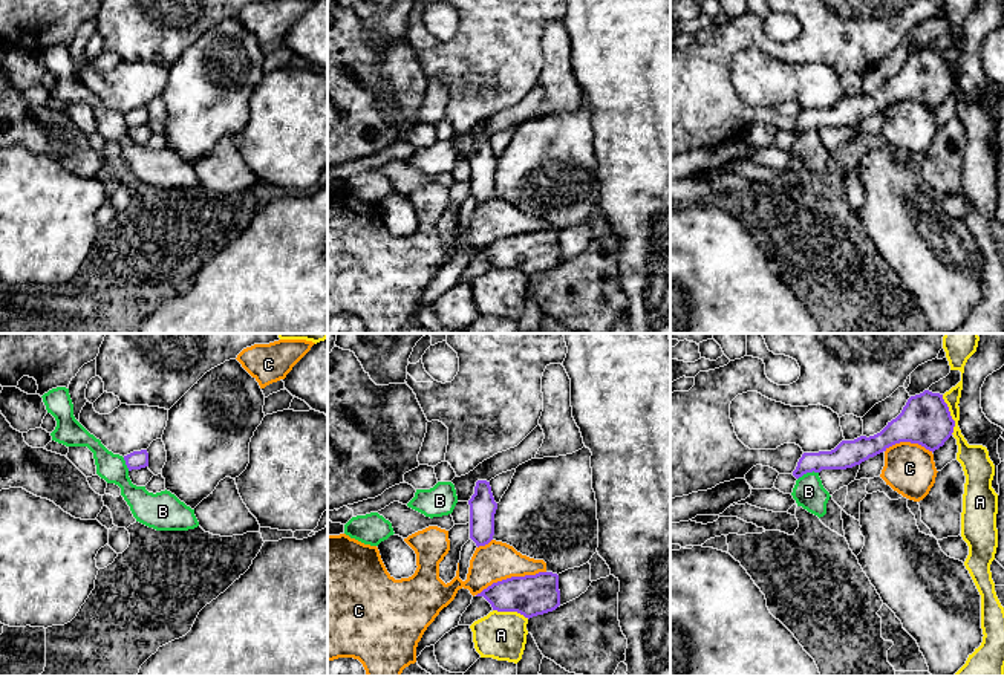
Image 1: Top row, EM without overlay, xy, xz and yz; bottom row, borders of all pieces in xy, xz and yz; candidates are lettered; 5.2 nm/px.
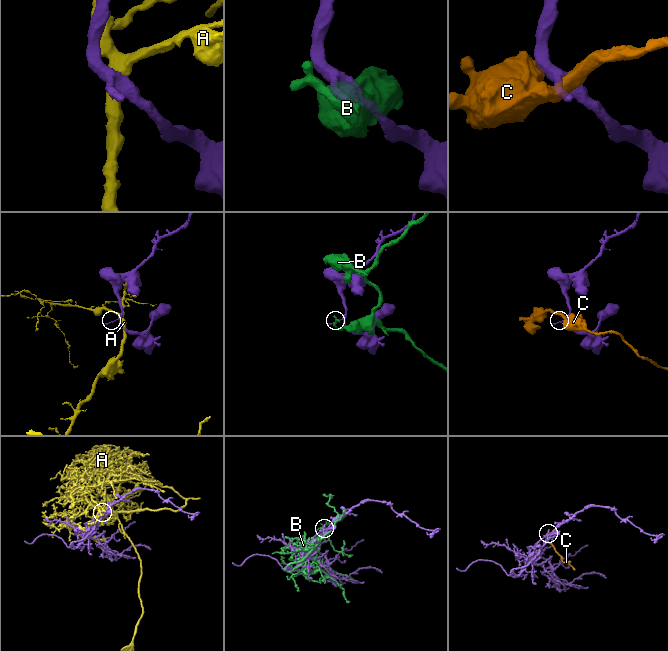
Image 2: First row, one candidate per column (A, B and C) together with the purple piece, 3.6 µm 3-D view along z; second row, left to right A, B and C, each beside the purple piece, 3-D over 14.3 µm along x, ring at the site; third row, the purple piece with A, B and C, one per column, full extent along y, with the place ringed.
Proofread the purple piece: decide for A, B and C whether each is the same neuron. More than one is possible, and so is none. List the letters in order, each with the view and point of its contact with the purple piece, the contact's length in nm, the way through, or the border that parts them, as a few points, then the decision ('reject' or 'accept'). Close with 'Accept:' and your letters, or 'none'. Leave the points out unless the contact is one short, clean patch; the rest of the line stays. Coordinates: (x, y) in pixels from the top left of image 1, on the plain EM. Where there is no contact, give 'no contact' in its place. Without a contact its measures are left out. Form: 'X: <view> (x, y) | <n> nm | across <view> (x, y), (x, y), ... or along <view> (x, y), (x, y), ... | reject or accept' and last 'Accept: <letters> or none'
A: yz (949, 72) | 220 nm | reject
B: yz (807, 129) | 120 nm | reject
C: xz (511, 234) | 400 nm | reject
Accept: none

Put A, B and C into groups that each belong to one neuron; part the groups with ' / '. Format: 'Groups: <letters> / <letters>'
Groups: A / B / C

